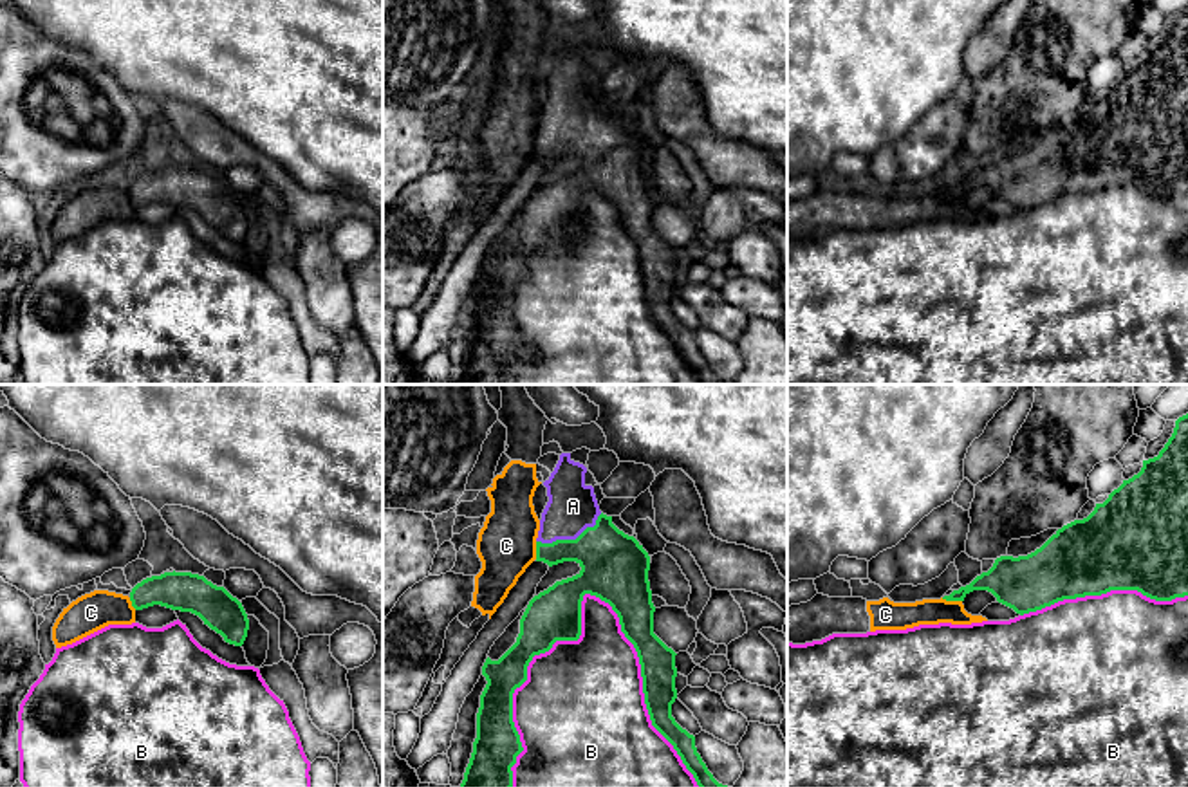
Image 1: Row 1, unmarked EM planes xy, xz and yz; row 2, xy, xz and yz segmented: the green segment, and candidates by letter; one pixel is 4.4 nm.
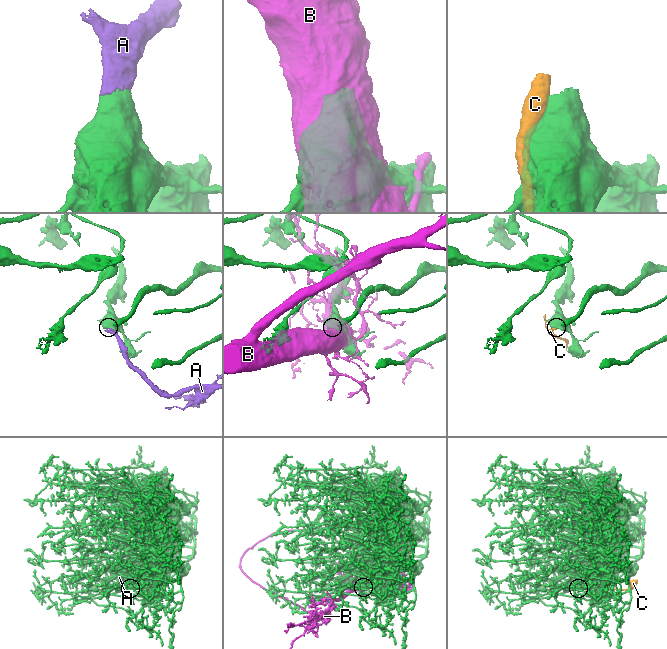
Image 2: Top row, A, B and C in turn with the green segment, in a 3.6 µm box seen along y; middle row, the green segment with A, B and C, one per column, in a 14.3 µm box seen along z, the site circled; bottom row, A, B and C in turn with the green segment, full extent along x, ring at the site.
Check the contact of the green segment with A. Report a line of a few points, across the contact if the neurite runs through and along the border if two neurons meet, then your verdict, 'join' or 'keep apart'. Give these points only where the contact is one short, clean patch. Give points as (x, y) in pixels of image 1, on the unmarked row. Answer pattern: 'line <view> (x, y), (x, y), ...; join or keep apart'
join

